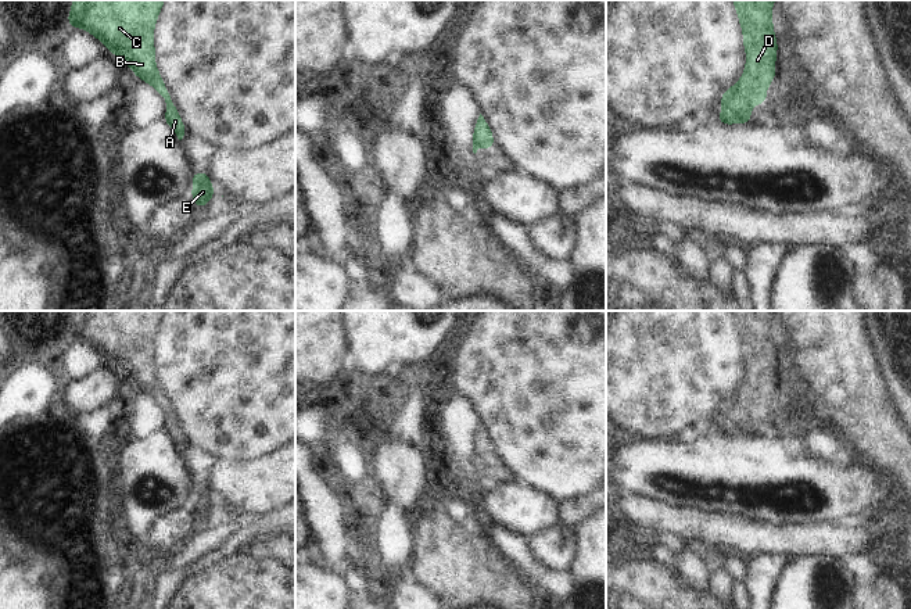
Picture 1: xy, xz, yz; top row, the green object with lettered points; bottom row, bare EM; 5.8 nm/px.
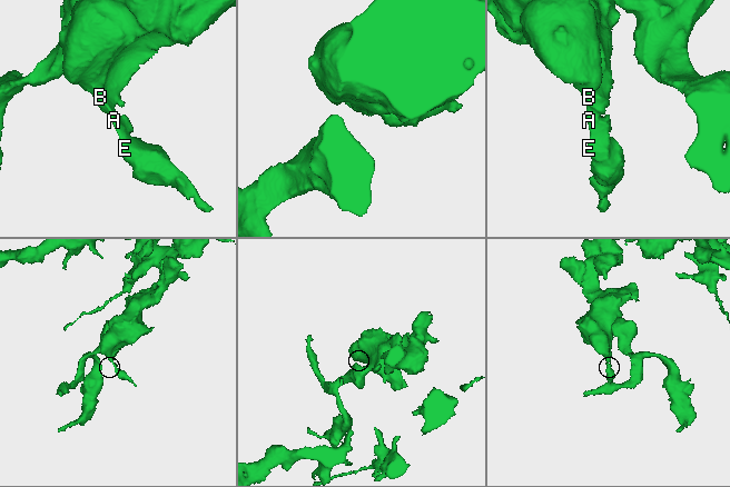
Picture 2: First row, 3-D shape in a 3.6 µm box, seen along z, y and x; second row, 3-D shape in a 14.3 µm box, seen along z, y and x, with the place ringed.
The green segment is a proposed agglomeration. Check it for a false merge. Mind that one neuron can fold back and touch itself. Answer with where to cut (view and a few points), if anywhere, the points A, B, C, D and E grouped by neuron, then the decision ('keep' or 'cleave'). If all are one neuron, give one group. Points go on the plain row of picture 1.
cut none; groups A B C D E; keep

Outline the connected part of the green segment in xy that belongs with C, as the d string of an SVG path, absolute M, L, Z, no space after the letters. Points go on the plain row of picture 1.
M71 311L73 319L68 323L68 337L76 337L87 341L100 352L103 352L108 362L126 373L135 387L139 387L164 408L166 413L166 424L164 431L175 441L179 451L183 449L186 438L180 426L173 416L172 406L168 402L164 391L155 377L154 361L154 336L165 311Z

